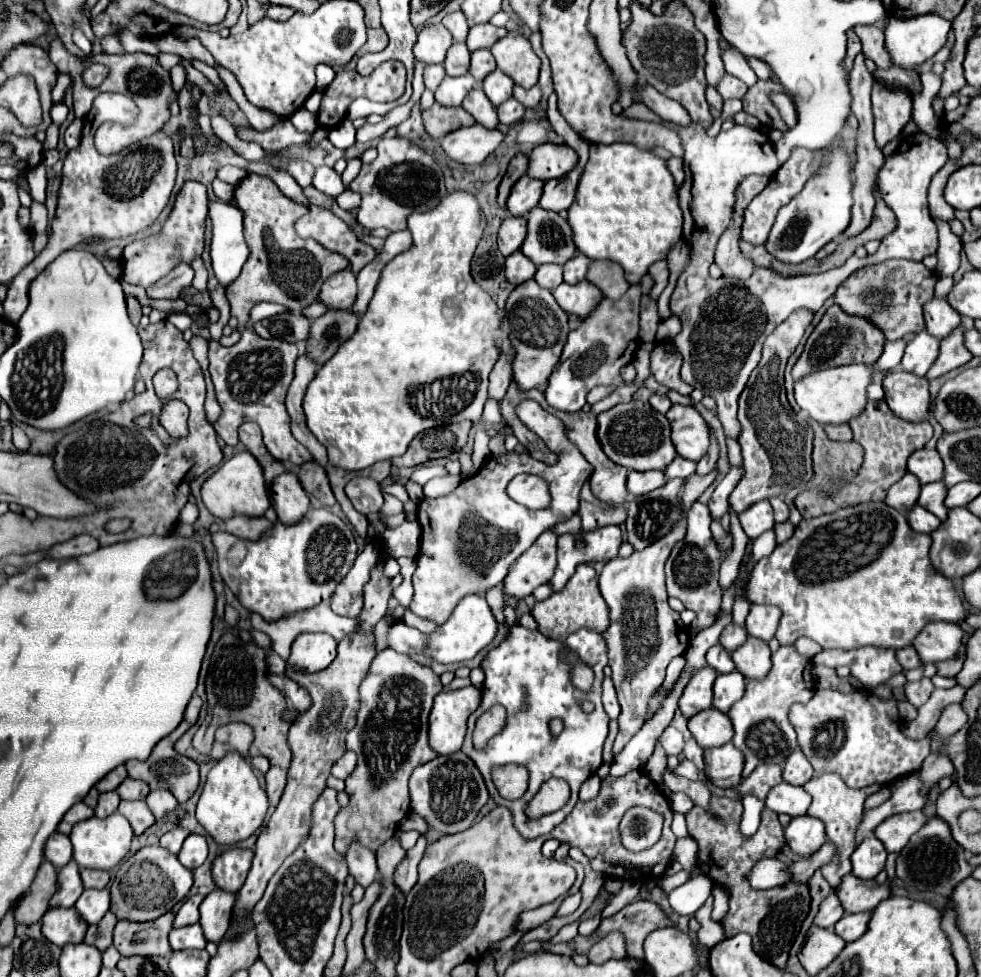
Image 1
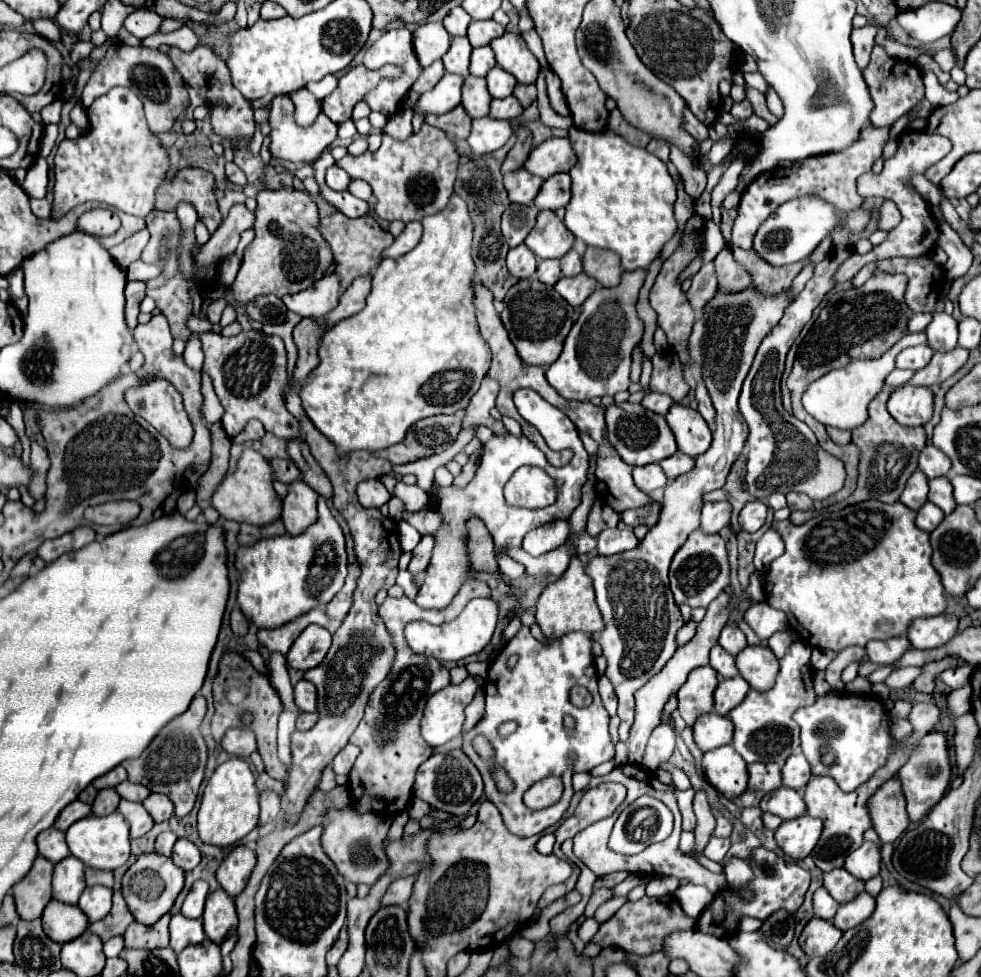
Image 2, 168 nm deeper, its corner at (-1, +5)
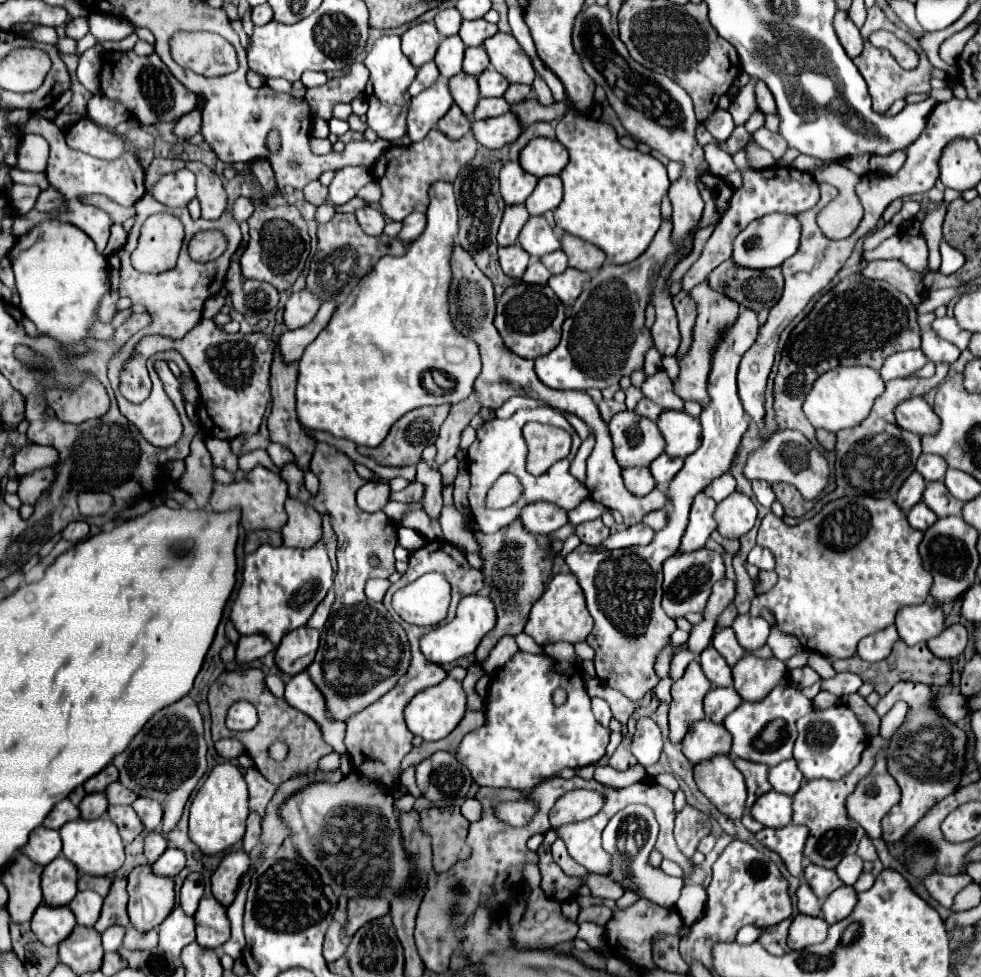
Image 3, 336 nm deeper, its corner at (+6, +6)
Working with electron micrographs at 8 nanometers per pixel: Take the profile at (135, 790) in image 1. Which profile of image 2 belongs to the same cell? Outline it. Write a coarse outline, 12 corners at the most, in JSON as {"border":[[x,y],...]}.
{"border":[[123,781],[115,791],[127,799],[141,803],[149,789]]}

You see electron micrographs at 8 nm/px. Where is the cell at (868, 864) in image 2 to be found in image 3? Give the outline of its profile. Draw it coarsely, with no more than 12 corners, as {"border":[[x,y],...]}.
{"border":[[858,854],[844,856],[836,872],[844,884],[854,884],[864,872]]}

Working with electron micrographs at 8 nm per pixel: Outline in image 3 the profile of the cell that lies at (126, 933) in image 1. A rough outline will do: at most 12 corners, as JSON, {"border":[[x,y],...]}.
{"border":[[126,928],[124,948],[150,950],[158,944],[158,930]]}

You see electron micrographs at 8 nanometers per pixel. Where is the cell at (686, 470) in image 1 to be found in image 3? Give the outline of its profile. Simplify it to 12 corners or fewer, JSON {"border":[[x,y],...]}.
{"border":[[662,454],[650,464],[656,482],[670,482],[682,458]]}

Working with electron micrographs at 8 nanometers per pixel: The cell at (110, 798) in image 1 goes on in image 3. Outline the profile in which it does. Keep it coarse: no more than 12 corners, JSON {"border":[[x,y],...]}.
{"border":[[104,792],[84,796],[80,808],[84,820],[106,814]]}

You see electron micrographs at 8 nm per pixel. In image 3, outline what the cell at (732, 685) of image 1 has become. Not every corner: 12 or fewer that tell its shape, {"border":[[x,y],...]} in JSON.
{"border":[[732,686],[712,688],[704,712],[720,724],[742,698]]}

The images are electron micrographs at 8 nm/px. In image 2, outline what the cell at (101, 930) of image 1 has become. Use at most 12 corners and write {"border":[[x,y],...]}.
{"border":[[121,891],[113,893],[113,909],[89,931],[103,941],[123,935],[135,921]]}

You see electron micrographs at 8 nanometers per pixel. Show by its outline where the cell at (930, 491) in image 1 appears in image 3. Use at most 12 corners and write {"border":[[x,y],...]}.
{"border":[[942,480],[928,482],[922,500],[938,518],[960,514]]}

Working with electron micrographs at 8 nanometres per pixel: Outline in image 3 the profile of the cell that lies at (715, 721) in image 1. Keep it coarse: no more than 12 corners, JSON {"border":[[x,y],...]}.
{"border":[[704,718],[690,726],[682,752],[692,764],[730,754],[732,734]]}

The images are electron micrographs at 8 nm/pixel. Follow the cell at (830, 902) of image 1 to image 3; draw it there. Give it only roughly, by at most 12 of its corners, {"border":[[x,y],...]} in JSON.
{"border":[[806,882],[800,884],[800,912],[822,916],[822,902]]}

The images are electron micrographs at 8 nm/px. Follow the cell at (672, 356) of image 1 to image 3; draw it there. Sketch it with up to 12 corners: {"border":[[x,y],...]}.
{"border":[[664,368],[646,378],[642,392],[664,410],[684,410]]}

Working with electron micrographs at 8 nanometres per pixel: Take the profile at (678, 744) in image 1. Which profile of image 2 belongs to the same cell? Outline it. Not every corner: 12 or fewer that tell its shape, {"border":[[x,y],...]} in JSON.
{"border":[[673,727],[651,733],[641,765],[655,771],[675,749]]}

